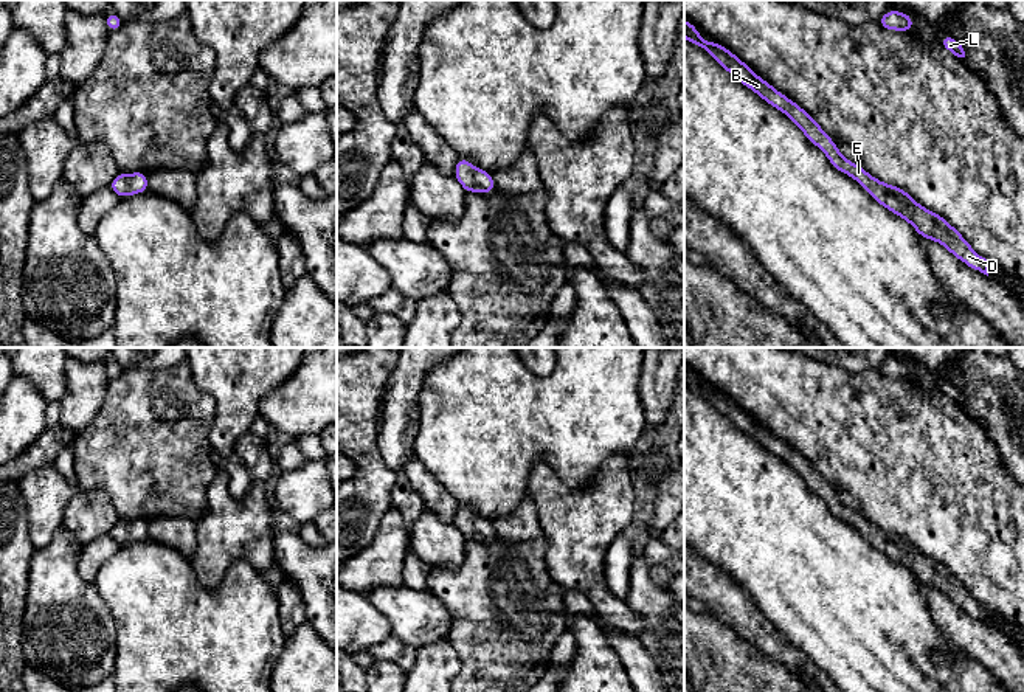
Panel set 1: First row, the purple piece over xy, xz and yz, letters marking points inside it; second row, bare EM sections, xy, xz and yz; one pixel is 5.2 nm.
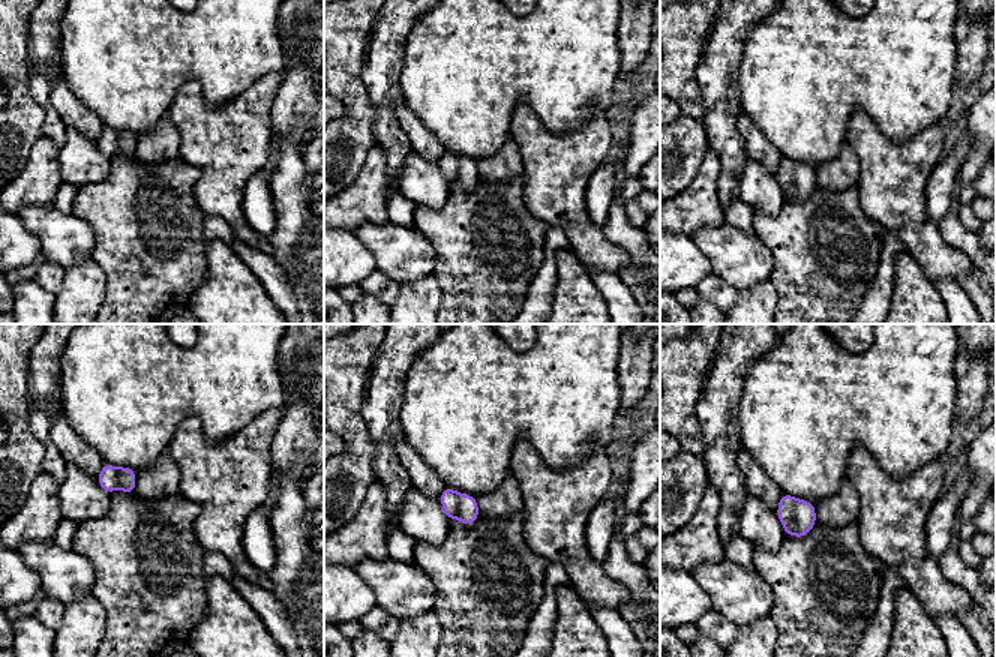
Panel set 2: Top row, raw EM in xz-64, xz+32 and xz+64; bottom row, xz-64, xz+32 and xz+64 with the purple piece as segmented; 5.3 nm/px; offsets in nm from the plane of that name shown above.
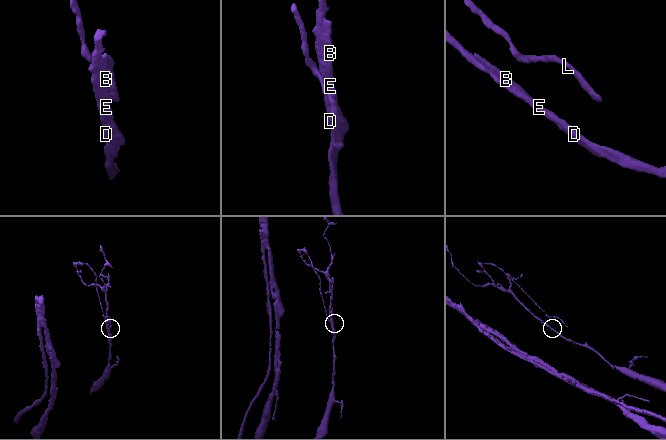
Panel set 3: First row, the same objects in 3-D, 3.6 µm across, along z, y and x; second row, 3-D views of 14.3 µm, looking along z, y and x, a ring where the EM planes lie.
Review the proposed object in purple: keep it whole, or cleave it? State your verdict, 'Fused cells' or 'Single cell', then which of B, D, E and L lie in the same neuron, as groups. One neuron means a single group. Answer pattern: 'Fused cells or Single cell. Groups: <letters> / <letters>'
Single cell. Groups: B D E L

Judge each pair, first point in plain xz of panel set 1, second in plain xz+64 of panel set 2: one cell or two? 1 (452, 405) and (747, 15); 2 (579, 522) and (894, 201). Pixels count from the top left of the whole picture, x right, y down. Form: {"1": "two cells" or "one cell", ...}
{"1": "two cells", "2": "one cell"}

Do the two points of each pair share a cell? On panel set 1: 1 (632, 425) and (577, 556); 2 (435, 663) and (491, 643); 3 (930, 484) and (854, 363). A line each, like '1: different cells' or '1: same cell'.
1: different cells
2: different cells
3: different cells

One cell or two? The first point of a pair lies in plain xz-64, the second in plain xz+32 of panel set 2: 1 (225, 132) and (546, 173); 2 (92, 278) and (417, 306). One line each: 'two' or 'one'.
1: one
2: one

